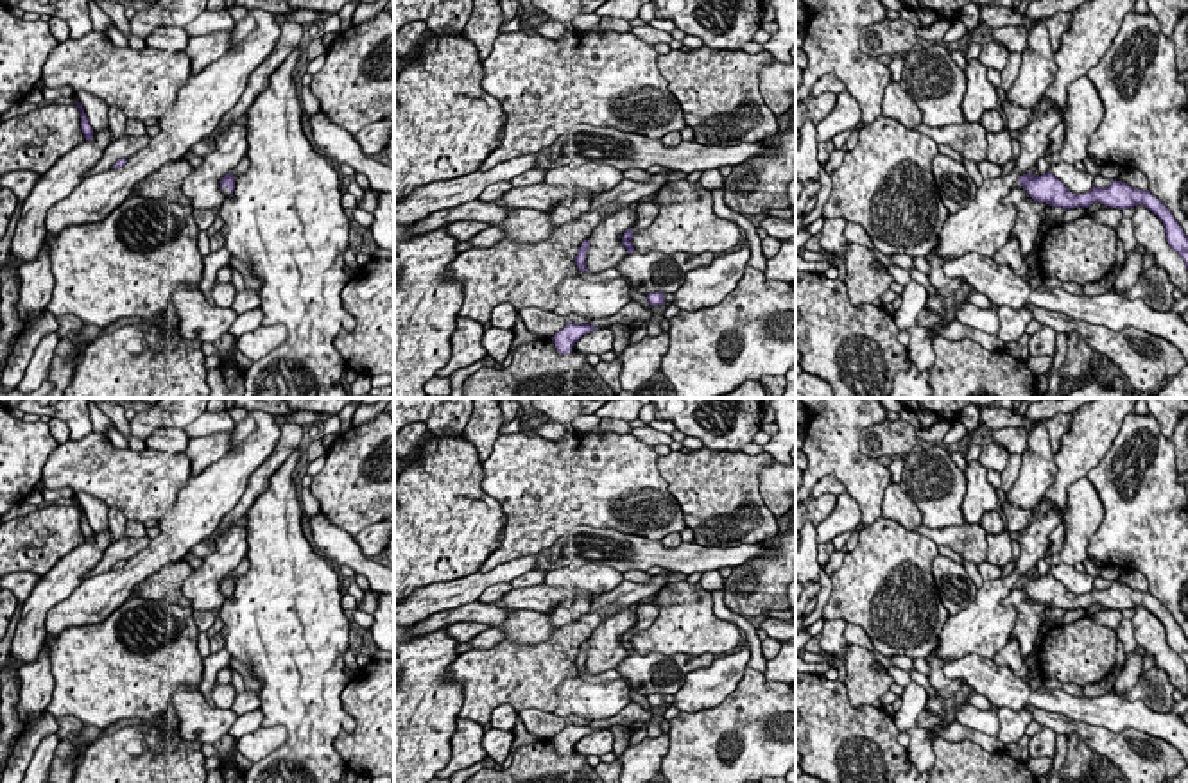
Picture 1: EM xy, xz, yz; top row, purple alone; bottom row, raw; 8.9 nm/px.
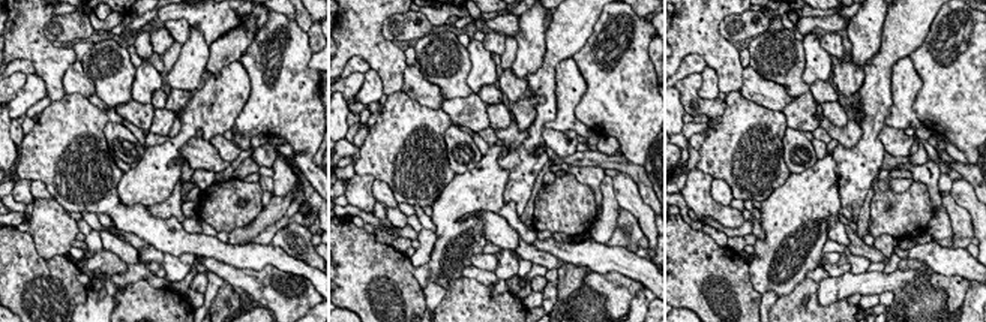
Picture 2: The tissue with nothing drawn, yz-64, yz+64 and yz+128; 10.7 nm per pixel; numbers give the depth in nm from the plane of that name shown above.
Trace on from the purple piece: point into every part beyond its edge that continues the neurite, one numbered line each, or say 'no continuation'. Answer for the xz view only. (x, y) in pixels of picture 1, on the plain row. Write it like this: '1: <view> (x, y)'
1: xz (647, 611)

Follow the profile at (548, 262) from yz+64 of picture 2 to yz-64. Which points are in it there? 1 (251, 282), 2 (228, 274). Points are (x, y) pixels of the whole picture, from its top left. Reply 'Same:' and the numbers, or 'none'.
Same: 1, 2

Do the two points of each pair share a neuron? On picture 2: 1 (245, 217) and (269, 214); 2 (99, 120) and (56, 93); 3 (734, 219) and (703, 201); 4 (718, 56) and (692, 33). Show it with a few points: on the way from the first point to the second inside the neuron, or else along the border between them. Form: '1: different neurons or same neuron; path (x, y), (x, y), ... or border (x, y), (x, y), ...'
1: different neurons; border (263, 208), (251, 222), (236, 226), (228, 232)
2: different neurons; border (65, 95), (51, 102)
3: same neuron; path (727, 216), (710, 208)
4: same neuron; path (712, 50), (698, 36)

